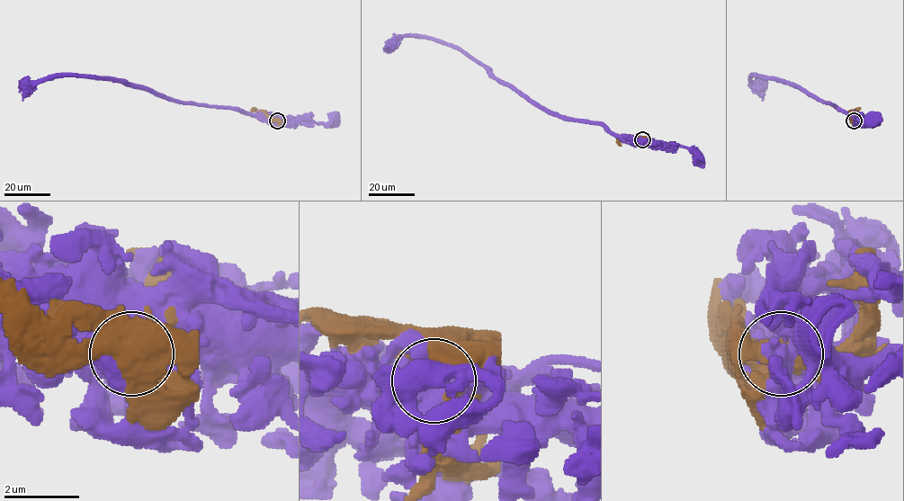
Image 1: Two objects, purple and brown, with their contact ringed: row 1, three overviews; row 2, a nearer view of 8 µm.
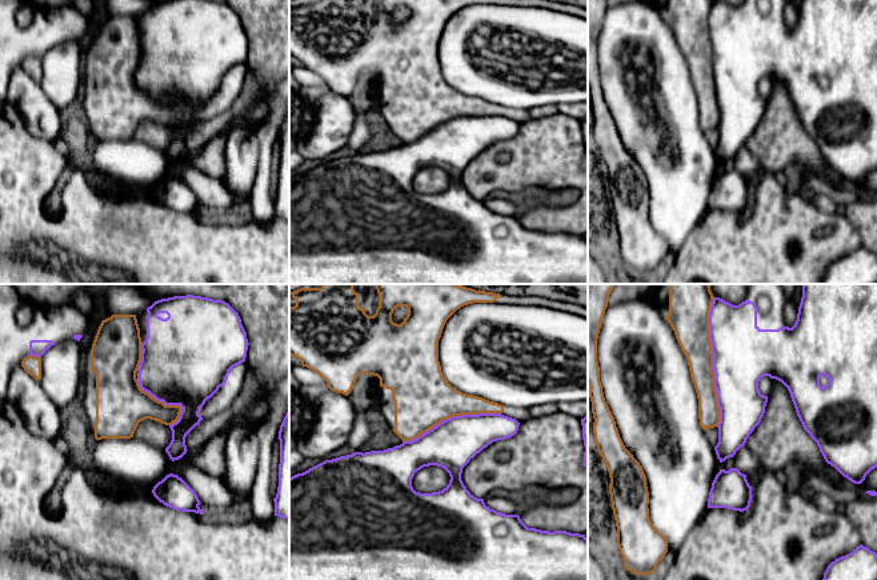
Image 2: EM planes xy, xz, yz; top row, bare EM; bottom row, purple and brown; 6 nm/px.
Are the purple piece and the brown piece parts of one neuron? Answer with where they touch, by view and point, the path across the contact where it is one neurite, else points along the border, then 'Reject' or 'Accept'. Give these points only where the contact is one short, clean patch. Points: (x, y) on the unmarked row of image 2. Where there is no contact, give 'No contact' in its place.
Touches purple at yz (713, 64). Reject

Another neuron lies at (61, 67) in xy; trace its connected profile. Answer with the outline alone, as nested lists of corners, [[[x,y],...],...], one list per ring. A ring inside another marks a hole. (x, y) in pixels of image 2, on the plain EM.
[[[75,40],[52,47],[41,57],[41,88],[61,112],[81,96],[84,51]]]

